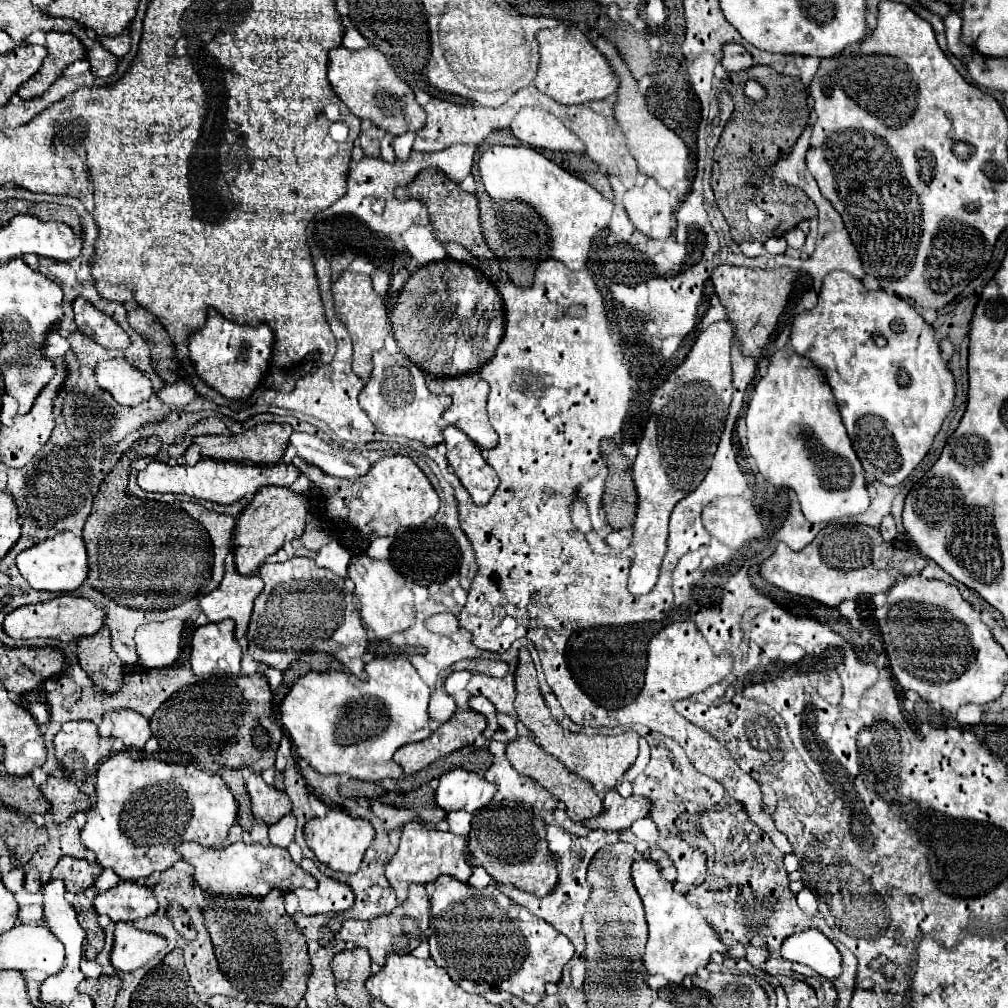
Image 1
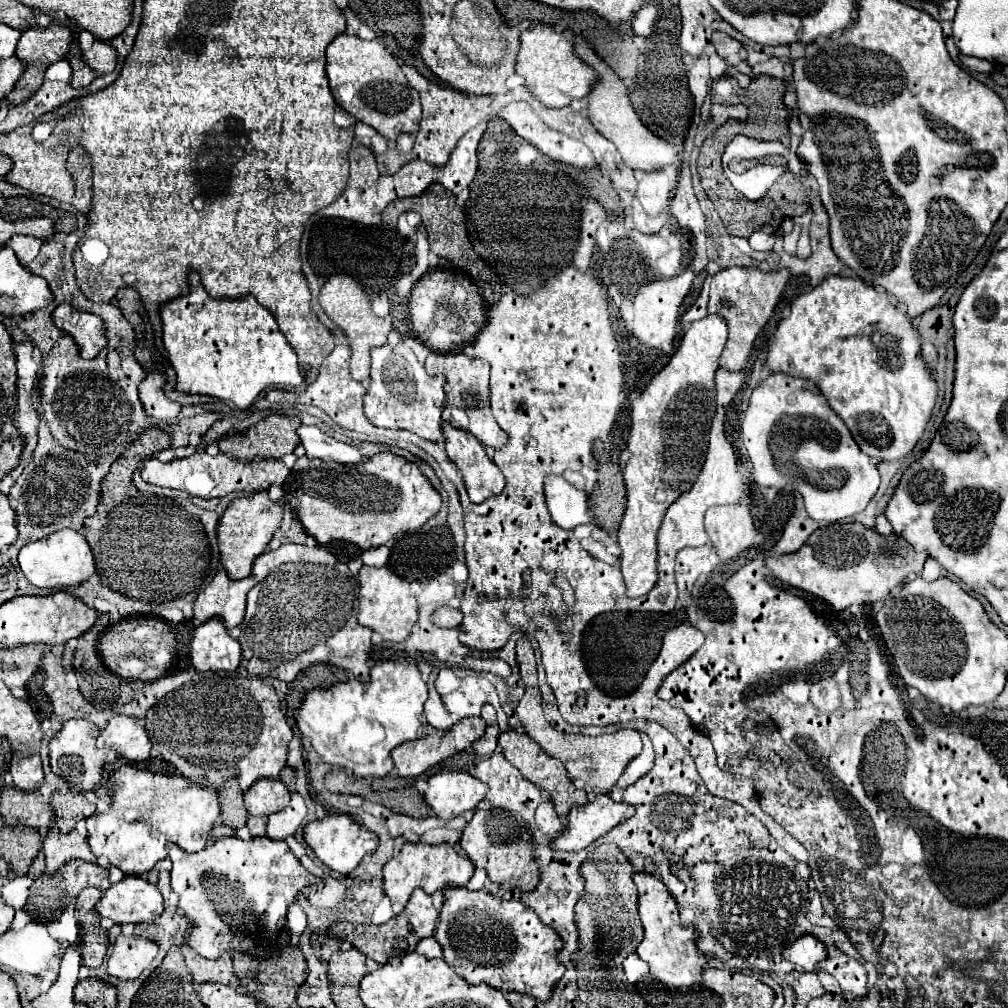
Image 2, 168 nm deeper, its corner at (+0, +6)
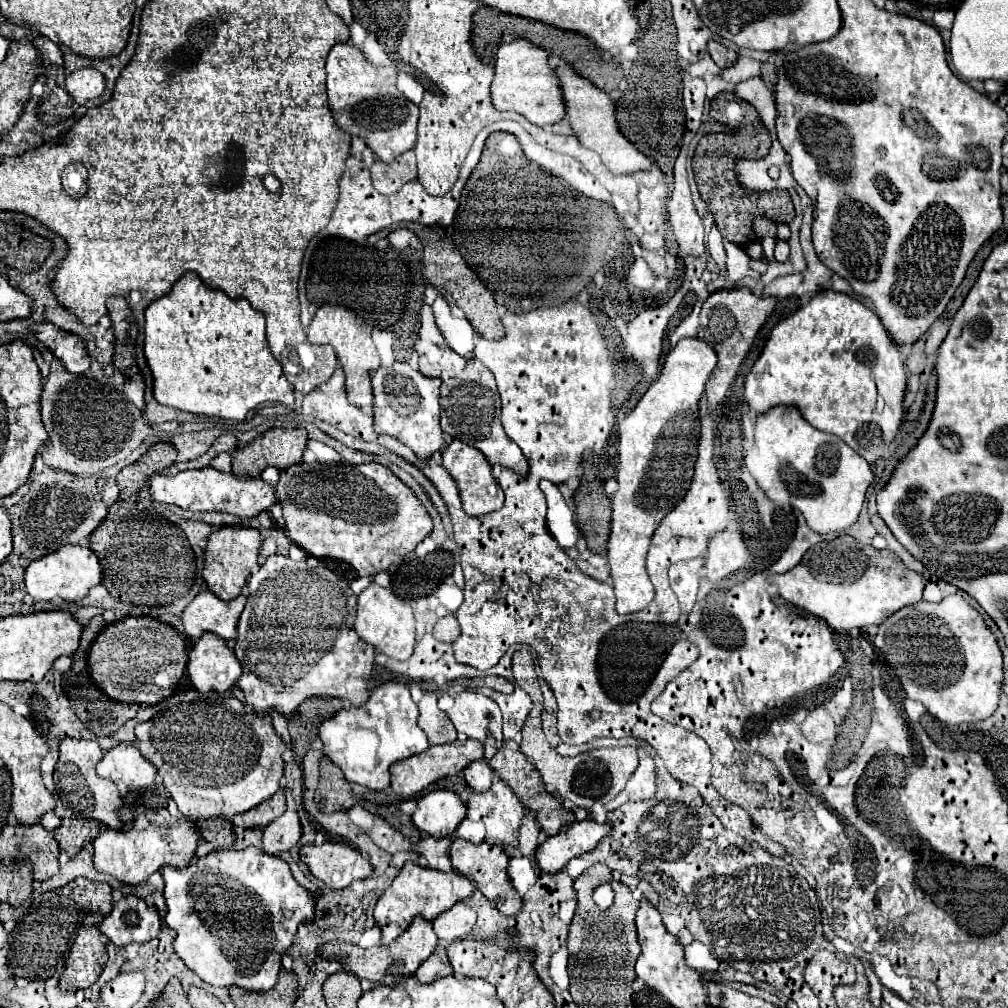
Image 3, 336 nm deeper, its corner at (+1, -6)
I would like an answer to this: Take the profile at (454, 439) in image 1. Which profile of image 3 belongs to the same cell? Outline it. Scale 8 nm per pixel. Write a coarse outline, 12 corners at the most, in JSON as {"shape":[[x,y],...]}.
{"shape":[[452,440],[442,464],[464,512],[502,508],[504,492],[480,450]]}

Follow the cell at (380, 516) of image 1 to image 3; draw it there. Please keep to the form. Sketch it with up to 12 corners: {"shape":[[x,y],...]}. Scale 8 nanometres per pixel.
{"shape":[[294,464],[288,538],[360,576],[414,552],[432,518],[390,468]]}

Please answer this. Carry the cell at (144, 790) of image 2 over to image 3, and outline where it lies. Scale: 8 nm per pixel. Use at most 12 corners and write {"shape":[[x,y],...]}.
{"shape":[[136,804],[94,838],[94,868],[136,886],[196,858],[200,828]]}

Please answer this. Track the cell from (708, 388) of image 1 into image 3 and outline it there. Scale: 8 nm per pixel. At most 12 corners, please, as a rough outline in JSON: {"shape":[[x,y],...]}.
{"shape":[[682,338],[618,428],[608,566],[646,608],[654,528],[686,496],[718,364]]}

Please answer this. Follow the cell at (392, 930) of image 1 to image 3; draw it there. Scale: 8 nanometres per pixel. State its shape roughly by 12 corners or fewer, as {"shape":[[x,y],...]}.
{"shape":[[422,916],[388,946],[334,940],[320,956],[358,978],[394,986],[418,970],[438,938]]}

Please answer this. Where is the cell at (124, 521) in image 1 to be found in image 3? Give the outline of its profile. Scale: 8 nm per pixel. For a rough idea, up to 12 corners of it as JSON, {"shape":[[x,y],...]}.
{"shape":[[174,444],[118,464],[120,496],[90,536],[102,584],[126,604],[168,606],[196,584],[200,556],[136,496]]}

